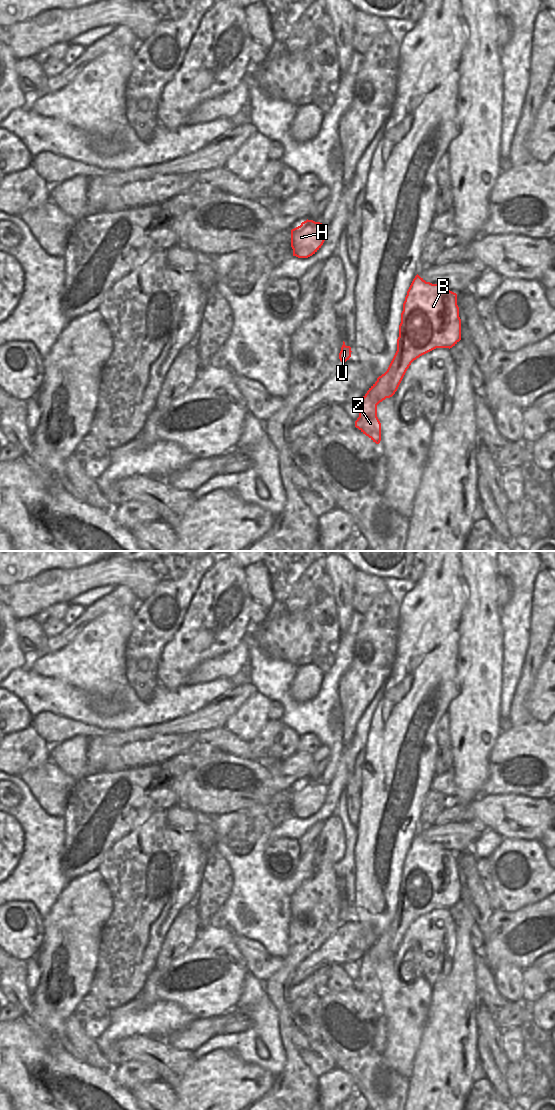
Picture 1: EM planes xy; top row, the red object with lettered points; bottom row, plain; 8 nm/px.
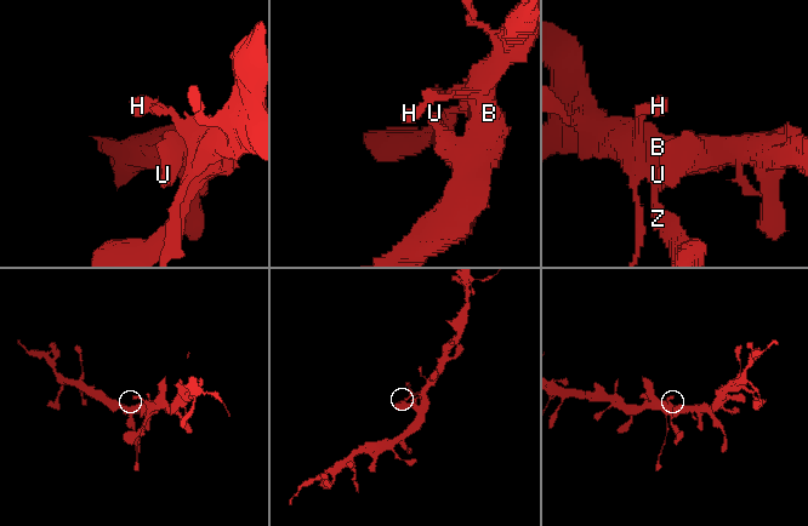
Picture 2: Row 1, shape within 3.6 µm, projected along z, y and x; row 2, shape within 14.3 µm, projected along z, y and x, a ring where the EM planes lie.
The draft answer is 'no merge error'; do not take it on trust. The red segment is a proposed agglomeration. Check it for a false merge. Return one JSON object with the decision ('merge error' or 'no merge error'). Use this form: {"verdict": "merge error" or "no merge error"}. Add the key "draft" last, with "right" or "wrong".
{"verdict": "no merge error", "draft": "right"}

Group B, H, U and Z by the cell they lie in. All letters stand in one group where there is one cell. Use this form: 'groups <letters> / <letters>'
groups B H U Z

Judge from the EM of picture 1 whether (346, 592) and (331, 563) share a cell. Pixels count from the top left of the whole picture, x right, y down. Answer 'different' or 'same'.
same

